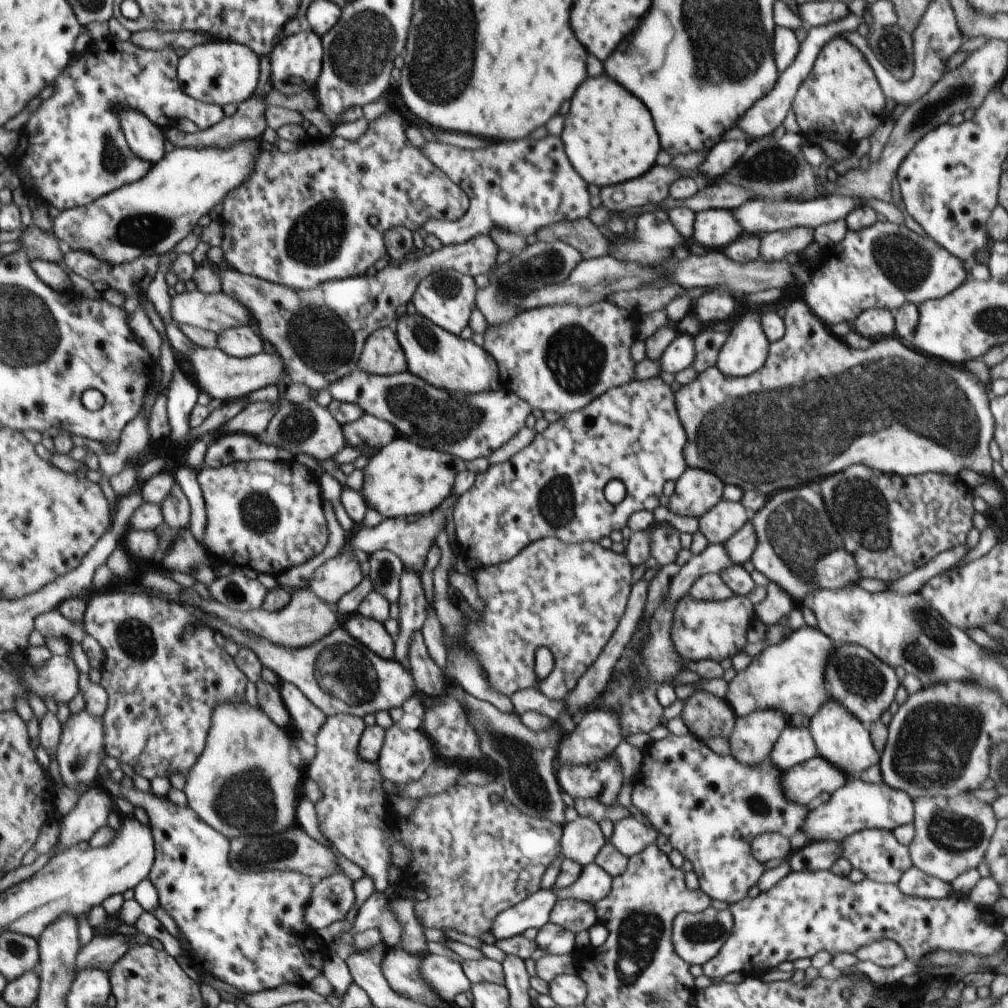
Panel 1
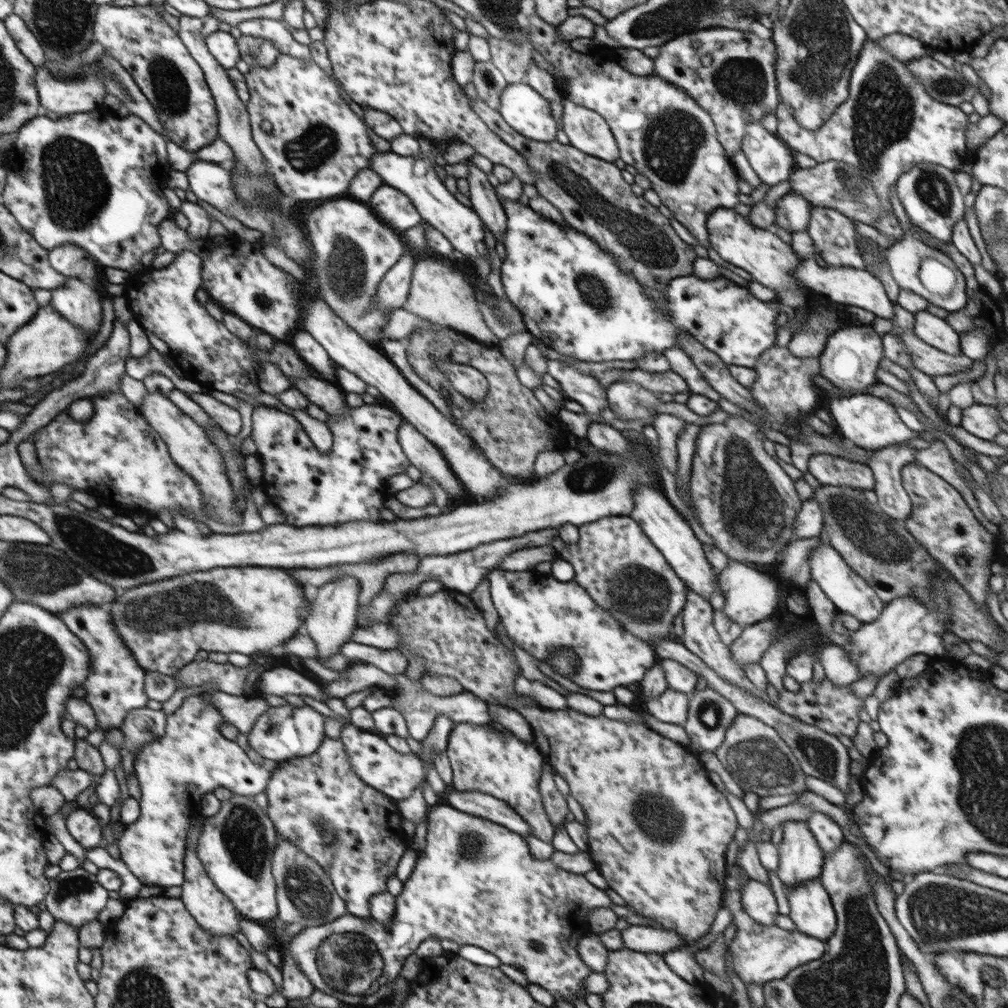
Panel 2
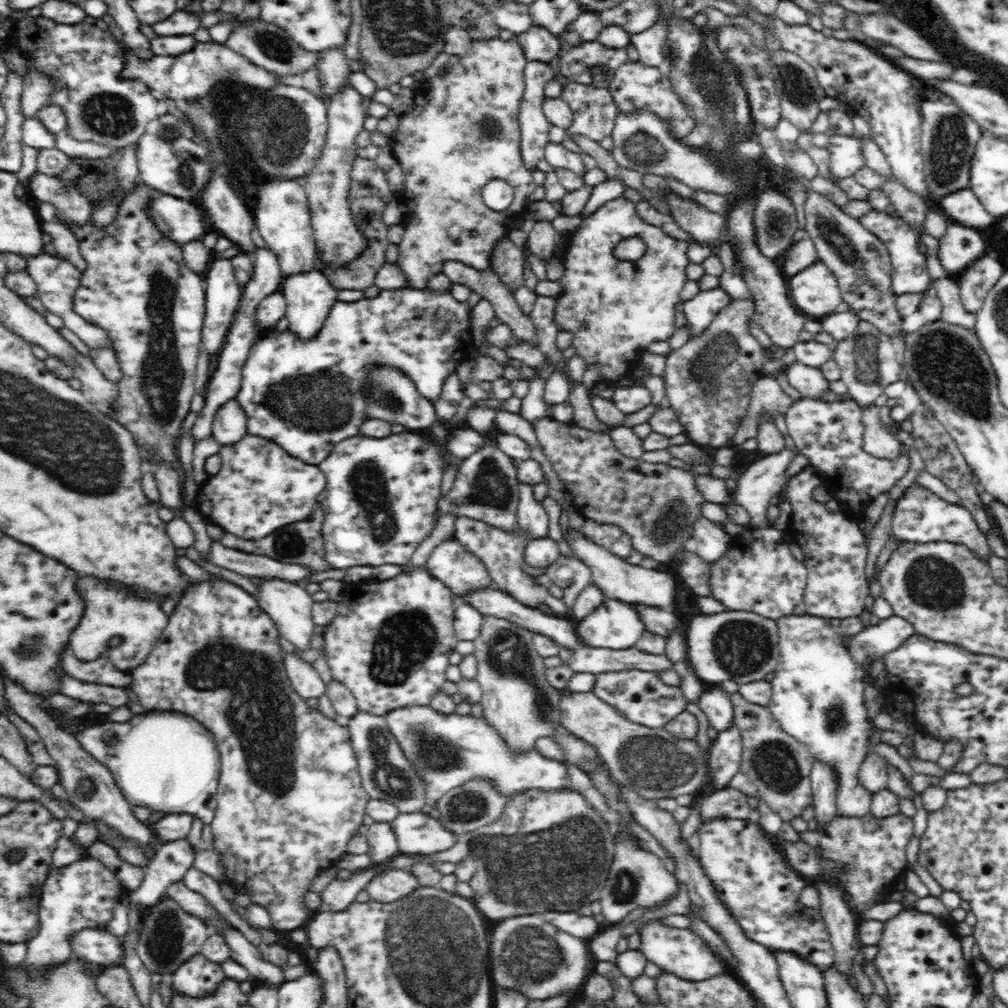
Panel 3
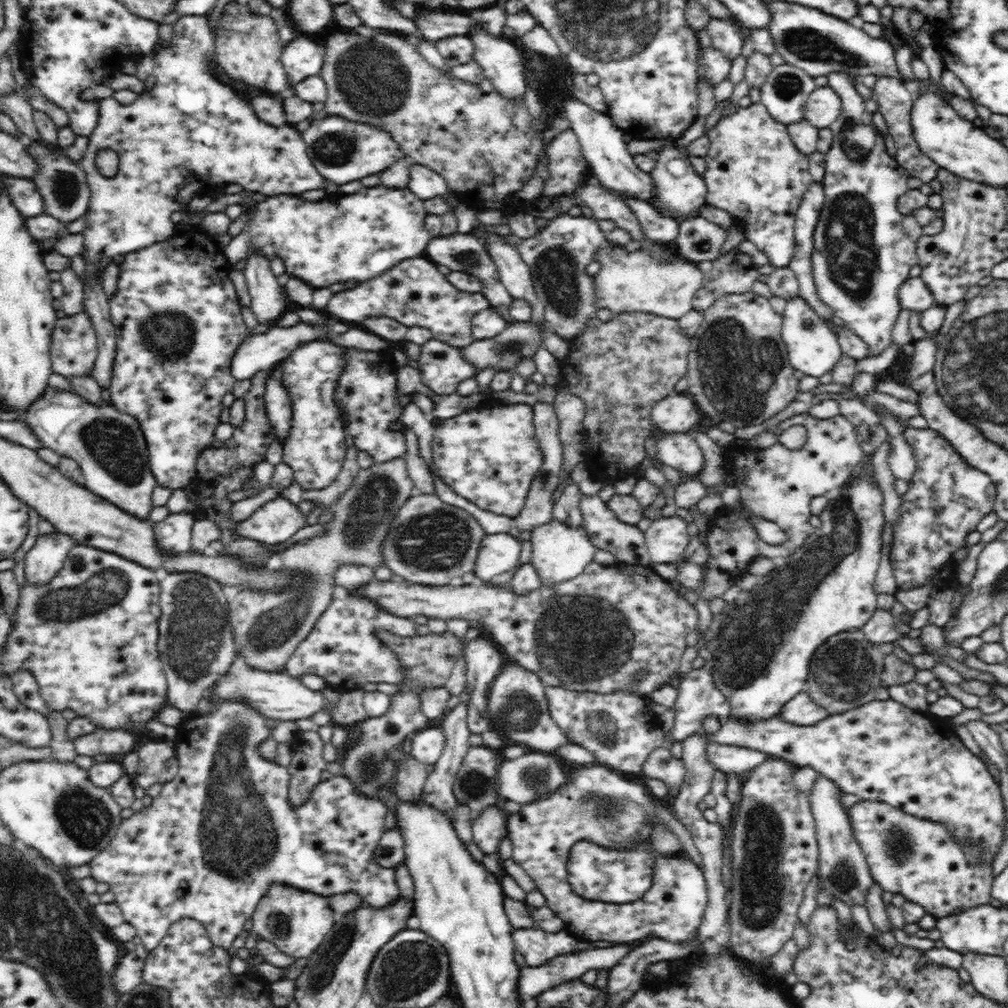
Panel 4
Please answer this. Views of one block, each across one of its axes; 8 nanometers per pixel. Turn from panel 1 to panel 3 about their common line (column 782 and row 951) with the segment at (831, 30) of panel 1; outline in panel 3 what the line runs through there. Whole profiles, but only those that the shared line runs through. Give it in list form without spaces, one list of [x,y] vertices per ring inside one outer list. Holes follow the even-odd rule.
[[[82,929],[71,938],[71,951],[74,958],[83,962],[101,964],[106,967],[122,964],[124,947],[121,938],[107,929]]]

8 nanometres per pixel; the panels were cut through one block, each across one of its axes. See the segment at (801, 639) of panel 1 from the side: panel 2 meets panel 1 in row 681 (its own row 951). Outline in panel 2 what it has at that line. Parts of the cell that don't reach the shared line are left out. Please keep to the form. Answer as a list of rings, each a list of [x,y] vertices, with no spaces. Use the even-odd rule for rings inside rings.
[[[728,890],[725,891],[723,901],[731,911],[732,923],[737,927],[735,937],[729,946],[733,969],[746,986],[751,982],[764,986],[764,983],[771,980],[784,979],[796,967],[818,960],[824,955],[826,942],[806,936],[798,929],[788,931],[775,924],[764,925],[754,921],[744,912],[740,898],[740,890]]]

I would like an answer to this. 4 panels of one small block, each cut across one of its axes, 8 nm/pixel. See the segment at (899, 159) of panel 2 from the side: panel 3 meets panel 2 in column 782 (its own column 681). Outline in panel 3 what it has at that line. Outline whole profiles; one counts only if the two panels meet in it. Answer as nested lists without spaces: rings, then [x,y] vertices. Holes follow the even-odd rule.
[[[628,61],[614,71],[612,82],[607,90],[612,94],[614,103],[617,104],[617,111],[620,113],[628,113],[628,115],[637,111],[654,113],[668,124],[670,134],[678,141],[687,140],[694,132],[696,125],[690,111],[674,93],[669,76],[661,67],[648,66],[641,61]]]

